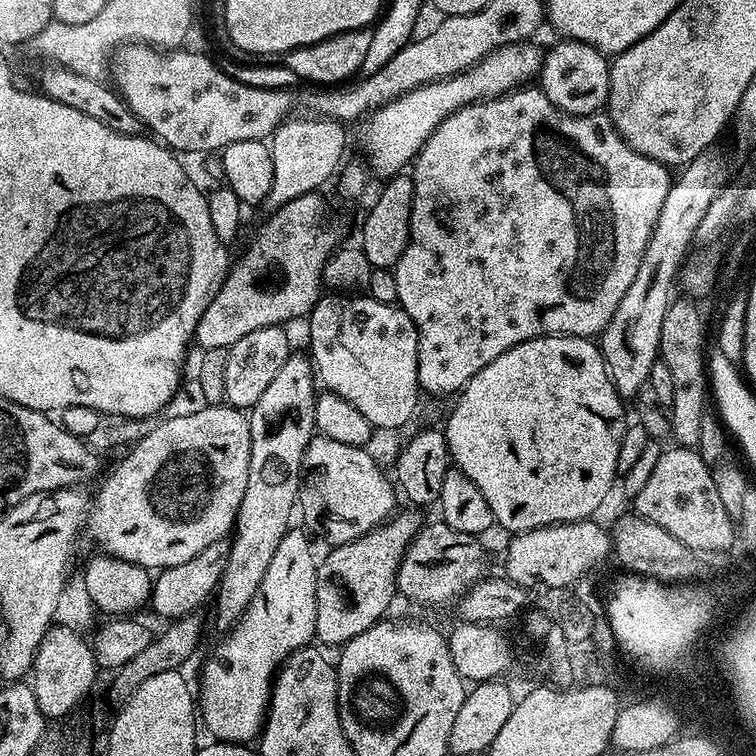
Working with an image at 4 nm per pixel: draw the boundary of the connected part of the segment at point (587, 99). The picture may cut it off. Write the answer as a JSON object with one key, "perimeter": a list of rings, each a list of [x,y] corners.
{"perimeter":[[[567,38],[557,39],[552,49],[544,52],[538,87],[565,116],[589,116],[608,103],[610,90],[610,60],[594,46]]]}

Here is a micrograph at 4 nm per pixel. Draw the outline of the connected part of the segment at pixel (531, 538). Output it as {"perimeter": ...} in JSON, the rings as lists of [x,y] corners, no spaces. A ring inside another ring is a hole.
{"perimeter":[[[592,518],[576,520],[513,535],[508,544],[507,579],[527,588],[536,583],[545,584],[548,588],[568,588],[578,583],[613,555],[611,535],[596,522]]]}

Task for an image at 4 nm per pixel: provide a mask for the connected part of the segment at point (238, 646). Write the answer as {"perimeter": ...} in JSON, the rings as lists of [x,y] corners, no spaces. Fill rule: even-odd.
{"perimeter":[[[289,530],[282,542],[278,542],[278,550],[274,550],[274,558],[270,558],[270,566],[266,566],[266,574],[254,598],[250,598],[250,606],[227,629],[228,637],[205,662],[200,672],[198,716],[217,741],[247,745],[259,737],[281,664],[298,649],[313,643],[317,567],[318,556],[312,553],[307,534]]]}

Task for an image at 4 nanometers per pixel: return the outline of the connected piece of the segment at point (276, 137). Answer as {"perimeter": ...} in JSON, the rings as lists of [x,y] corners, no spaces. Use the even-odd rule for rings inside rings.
{"perimeter":[[[323,118],[289,119],[276,129],[270,140],[274,178],[266,201],[269,209],[281,208],[286,202],[307,192],[315,192],[328,179],[337,175],[344,156],[344,132],[341,121]]]}

